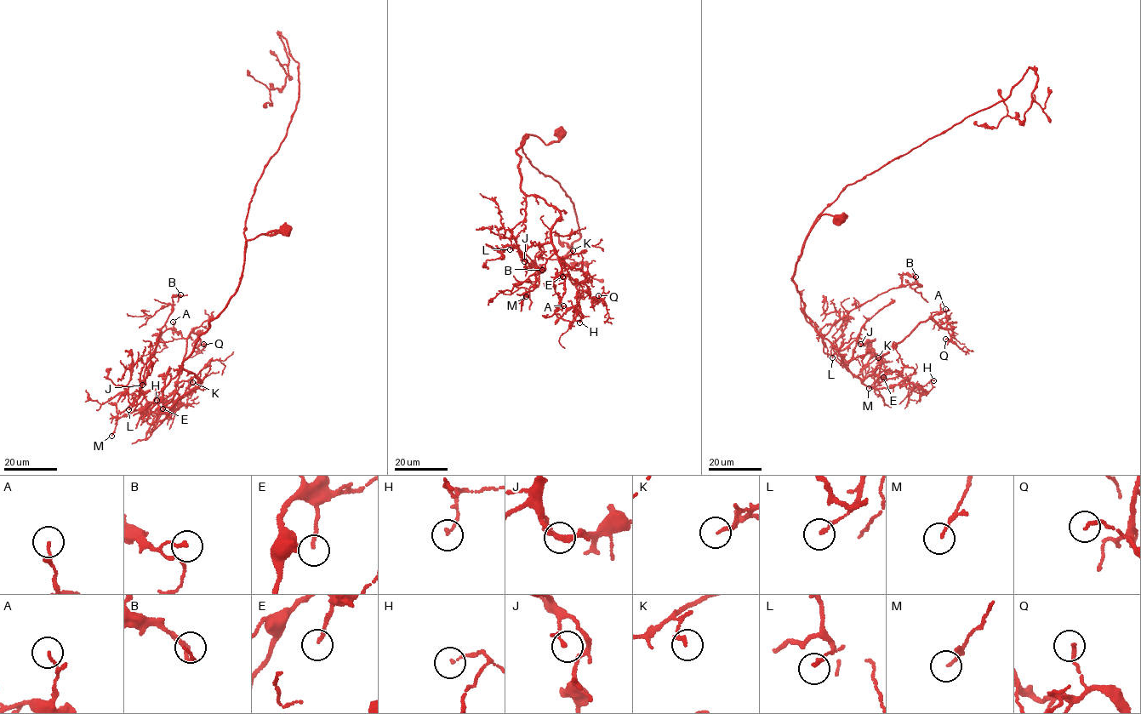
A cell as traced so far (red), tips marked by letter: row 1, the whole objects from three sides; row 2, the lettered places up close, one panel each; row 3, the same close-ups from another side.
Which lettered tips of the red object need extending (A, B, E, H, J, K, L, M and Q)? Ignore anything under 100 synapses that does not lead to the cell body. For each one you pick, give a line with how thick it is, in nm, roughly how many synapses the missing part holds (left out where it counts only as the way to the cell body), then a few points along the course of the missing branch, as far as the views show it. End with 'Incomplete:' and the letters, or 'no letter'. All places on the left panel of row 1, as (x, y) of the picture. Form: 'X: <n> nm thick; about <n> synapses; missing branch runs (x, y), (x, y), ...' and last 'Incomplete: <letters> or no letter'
Incomplete: no letter

